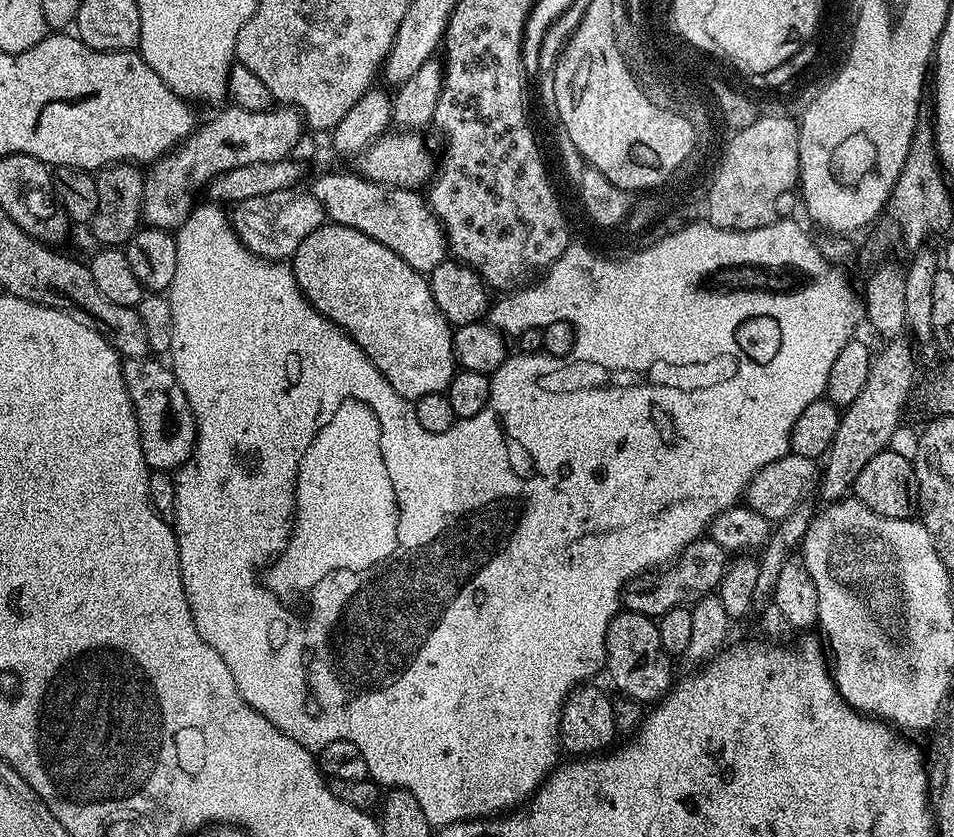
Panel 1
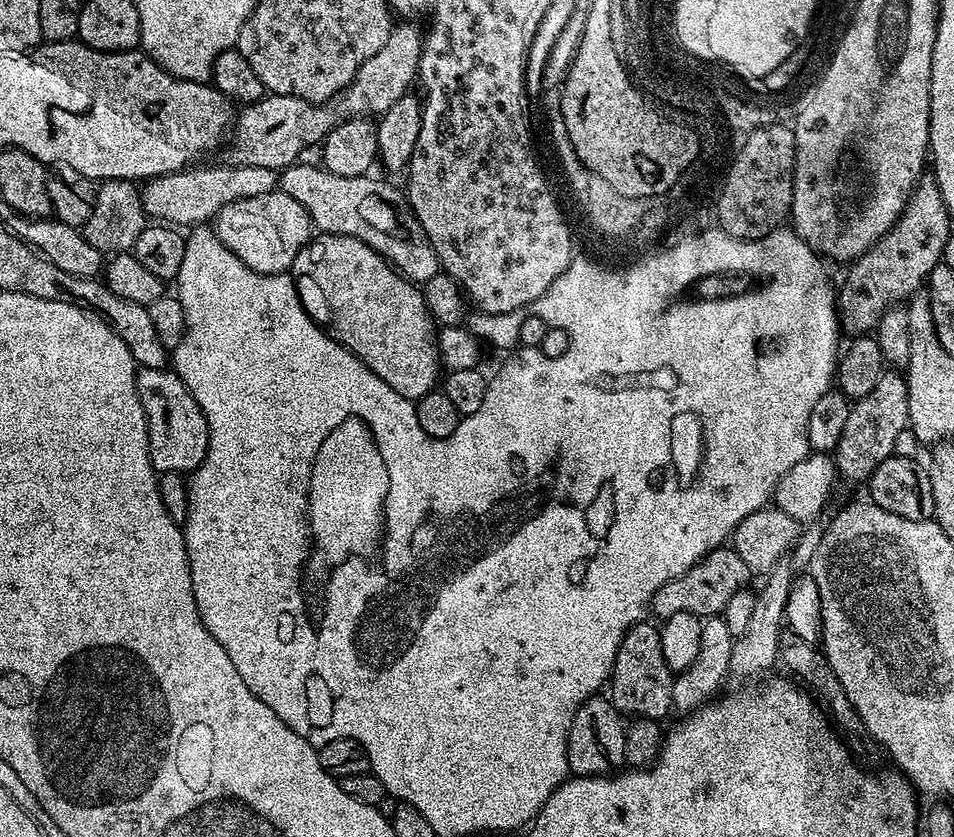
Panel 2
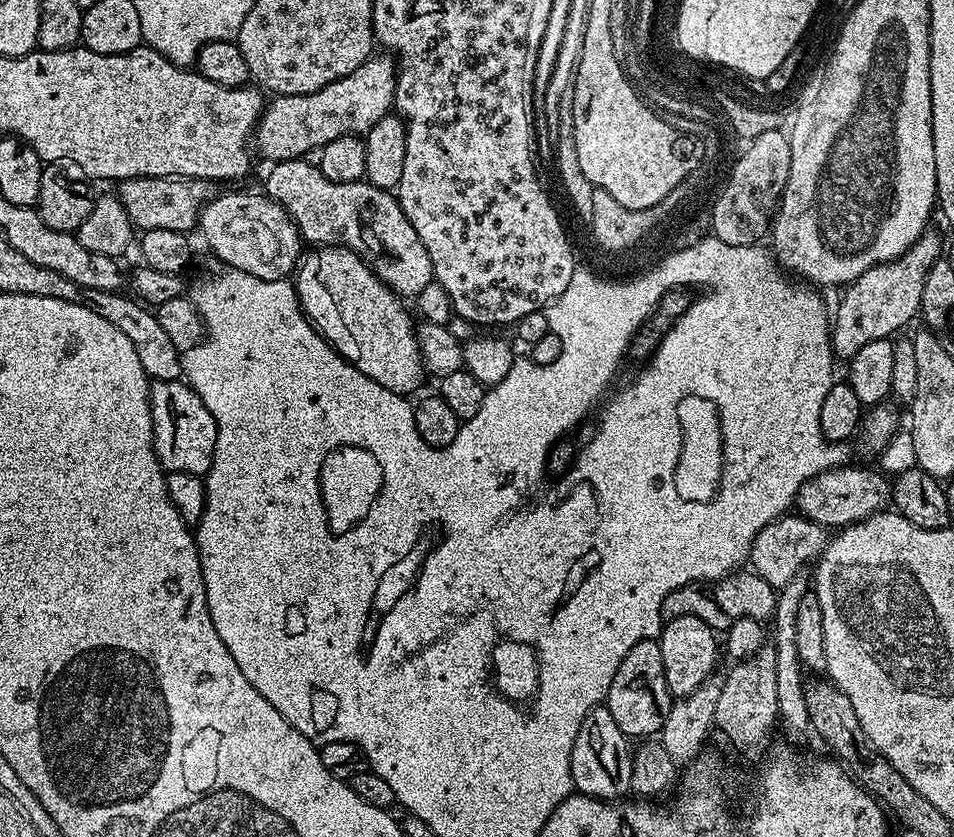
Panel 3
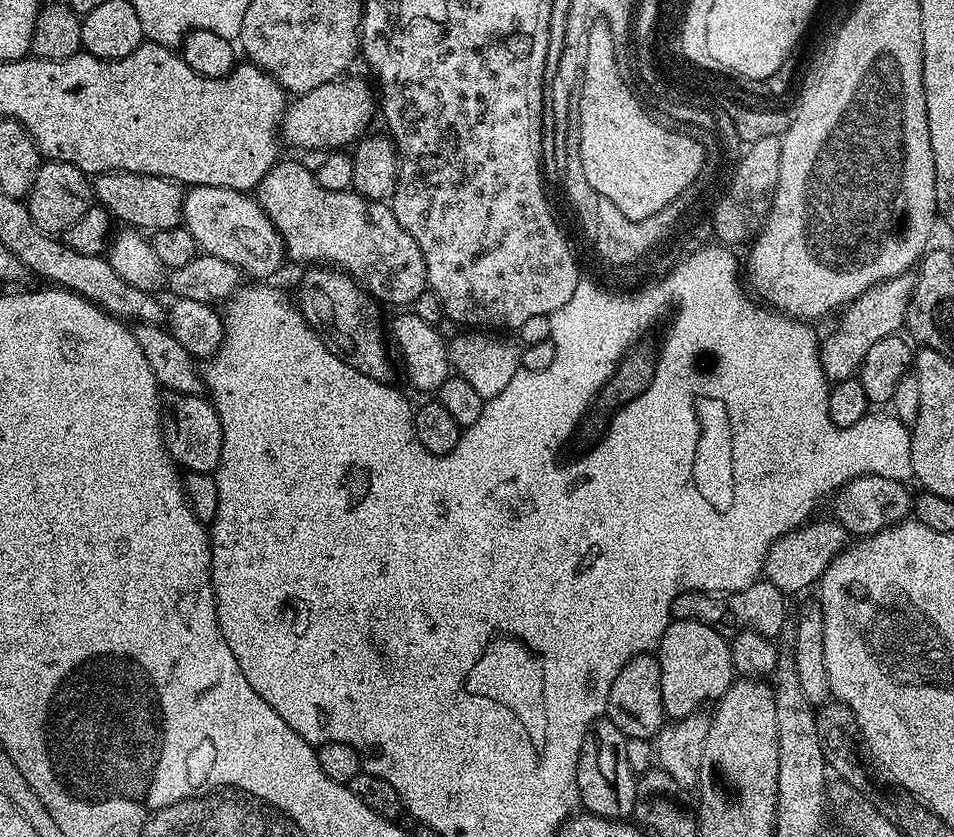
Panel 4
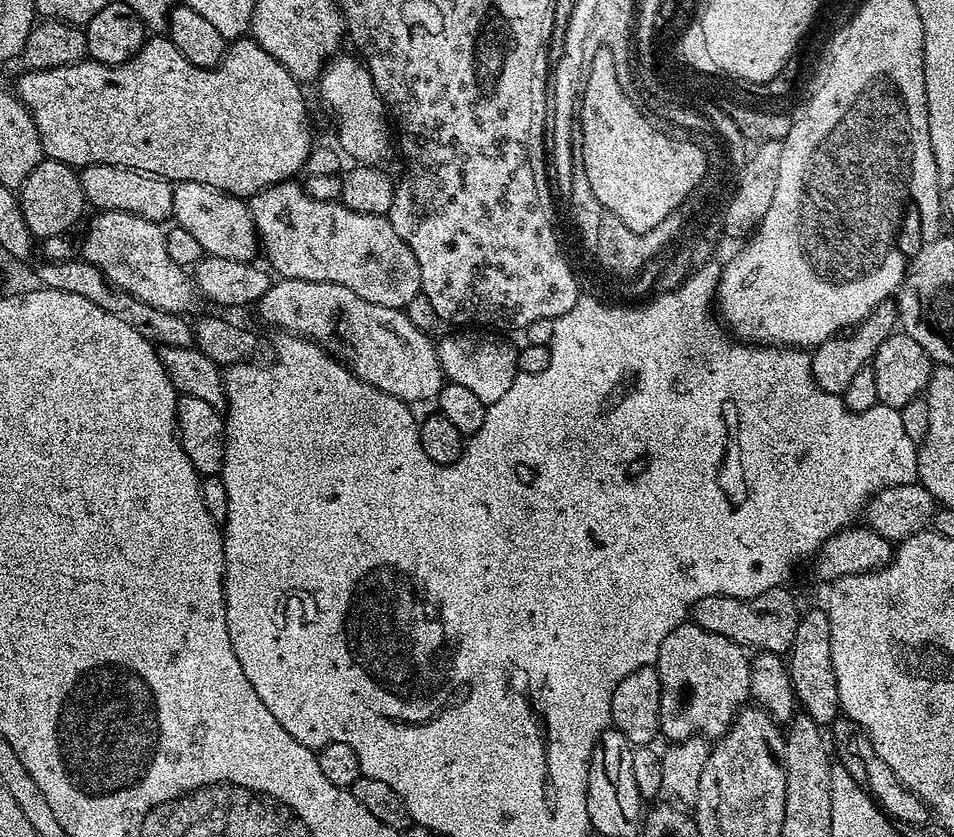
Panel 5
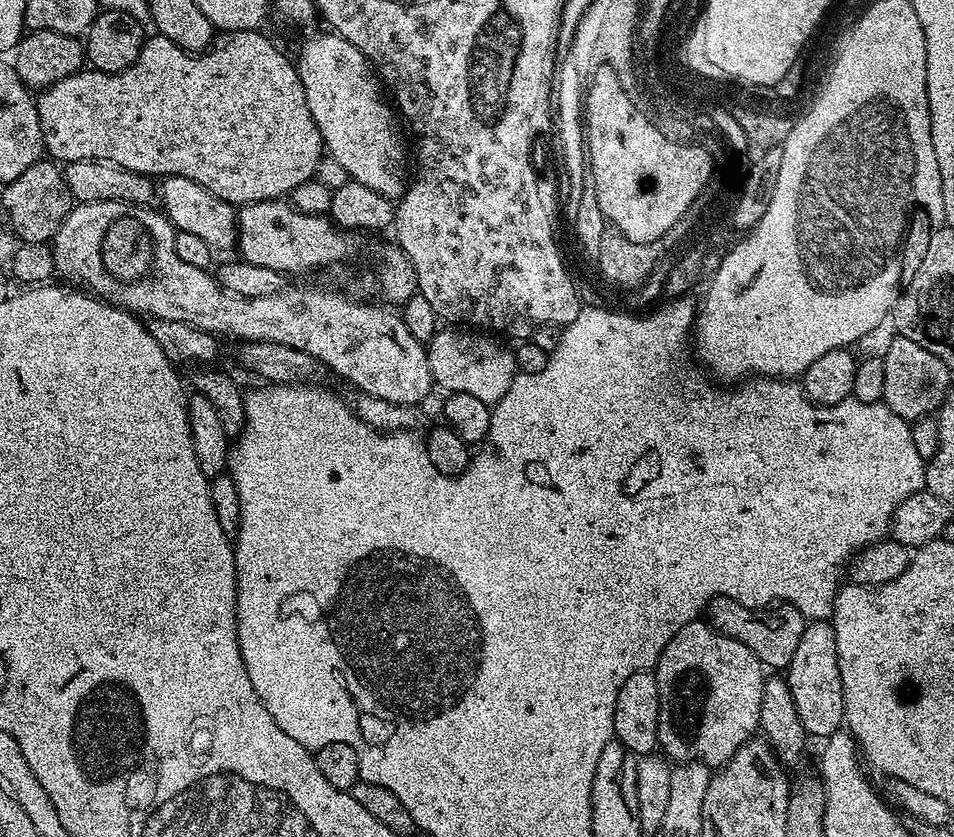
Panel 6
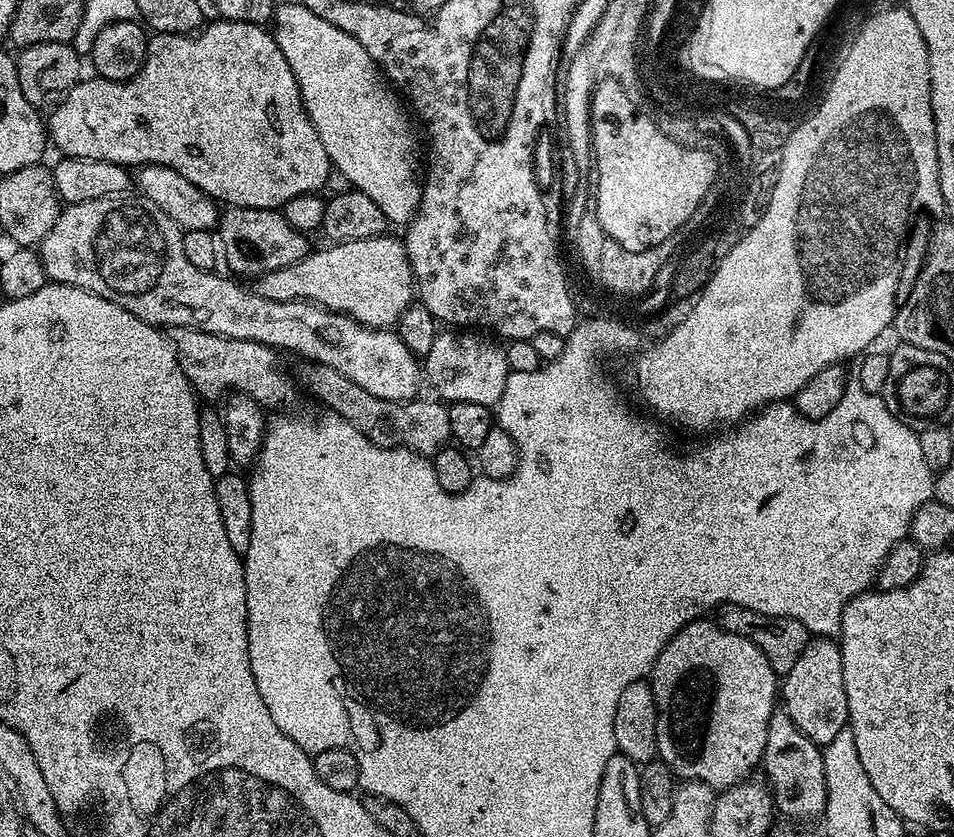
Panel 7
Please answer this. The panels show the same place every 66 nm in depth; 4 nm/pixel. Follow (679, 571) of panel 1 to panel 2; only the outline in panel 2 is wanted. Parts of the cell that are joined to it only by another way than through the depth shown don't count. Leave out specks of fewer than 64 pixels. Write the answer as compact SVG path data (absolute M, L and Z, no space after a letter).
M731 546L714 548L686 574L666 582L666 586L656 591L650 605L651 615L663 618L670 614L689 612L695 616L707 618L723 613L726 602L730 602L734 593L741 591L747 585L744 583L748 579L750 579L750 573L746 562L738 558L738 554Z

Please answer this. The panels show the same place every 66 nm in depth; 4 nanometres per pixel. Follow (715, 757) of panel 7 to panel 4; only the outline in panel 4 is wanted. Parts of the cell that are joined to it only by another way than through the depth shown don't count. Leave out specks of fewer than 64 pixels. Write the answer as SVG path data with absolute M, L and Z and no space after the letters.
M673 619L662 634L658 649L662 674L662 706L665 717L673 721L701 711L705 706L719 701L734 679L732 649L727 639L716 633L710 624L697 620Z

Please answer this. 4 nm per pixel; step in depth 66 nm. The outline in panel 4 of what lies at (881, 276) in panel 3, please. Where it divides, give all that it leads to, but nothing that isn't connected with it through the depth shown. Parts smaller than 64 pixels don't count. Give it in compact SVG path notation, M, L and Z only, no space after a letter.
M906 271L901 276L875 284L839 313L840 325L837 326L836 332L830 333L825 340L823 337L818 344L820 365L827 380L835 382L853 379L859 373L862 358L866 358L870 346L875 346L881 338L897 335L905 327L915 285L915 275Z

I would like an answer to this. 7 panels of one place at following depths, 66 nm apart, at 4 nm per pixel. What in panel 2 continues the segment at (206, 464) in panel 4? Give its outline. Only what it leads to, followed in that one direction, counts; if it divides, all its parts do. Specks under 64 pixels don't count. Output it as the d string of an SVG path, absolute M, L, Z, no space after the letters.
M140 368L136 373L136 393L142 402L148 427L148 457L157 473L182 472L191 474L206 458L208 427L200 413L198 402L186 390L175 370Z

